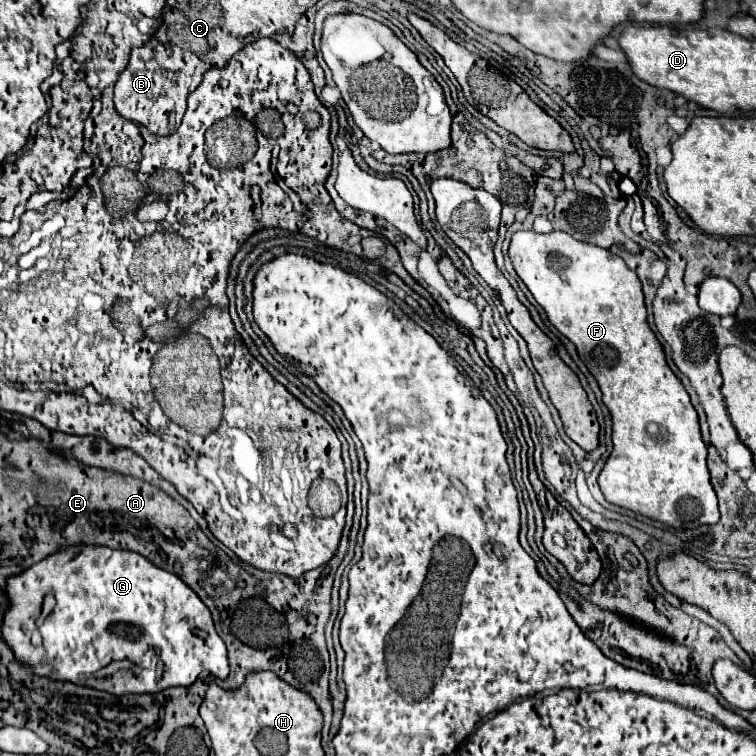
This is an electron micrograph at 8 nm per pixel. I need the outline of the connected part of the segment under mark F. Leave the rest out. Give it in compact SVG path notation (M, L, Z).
M515 232L509 246L509 258L517 276L545 310L549 322L577 346L579 358L595 376L603 392L603 404L611 412L613 452L599 474L599 488L605 500L671 528L715 524L719 520L719 508L715 490L709 482L707 446L701 440L697 412L691 406L687 390L667 366L665 352L647 324L643 290L637 274L627 268L623 258L605 248L579 242L567 232Z

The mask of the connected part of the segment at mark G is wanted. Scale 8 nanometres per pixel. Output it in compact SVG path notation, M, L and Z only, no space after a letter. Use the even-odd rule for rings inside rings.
M69 548L67 552L57 552L55 556L49 556L47 560L39 562L39 564L33 564L31 568L27 568L27 572L21 572L19 576L13 576L9 582L7 582L7 594L11 596L11 608L9 612L5 614L5 622L3 622L3 638L7 640L7 644L13 648L15 652L15 658L29 666L37 676L47 676L47 678L53 678L53 680L69 680L69 682L75 682L75 684L85 684L85 686L91 686L91 688L97 688L97 690L105 690L105 692L111 692L115 696L121 696L121 694L155 694L155 692L161 692L165 688L171 688L171 686L191 686L197 676L201 672L209 672L213 674L215 678L221 678L225 680L229 676L229 656L227 656L227 648L225 648L225 642L221 640L221 636L217 634L215 630L215 624L211 620L211 612L209 608L199 600L199 596L187 588L187 584L183 584L183 580L179 580L175 574L163 570L163 568L157 568L155 564L151 564L145 556L137 554L137 552L123 552L123 550L115 550L115 548ZM47 594L53 594L57 604L53 608L53 612L41 620L41 606L43 606L43 600ZM119 626L129 626L137 632L137 636L133 636L129 642L127 642L127 636L125 634L119 634ZM123 658L129 658L131 662L139 664L143 670L139 676L133 676L129 670L121 670L117 672L115 676L109 676L109 678L97 678L93 676L99 668L103 668L105 664L109 664L111 660L123 660Z

